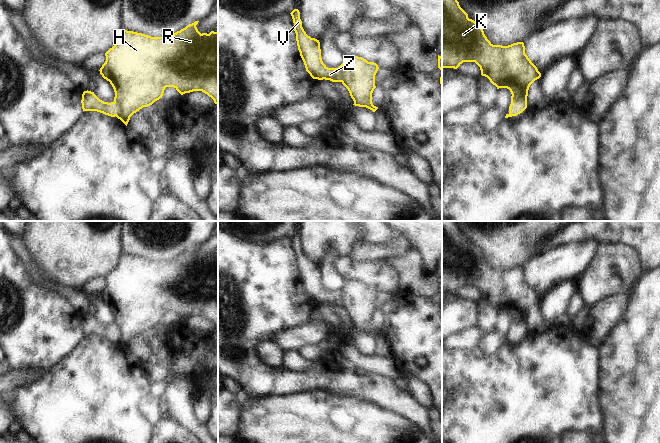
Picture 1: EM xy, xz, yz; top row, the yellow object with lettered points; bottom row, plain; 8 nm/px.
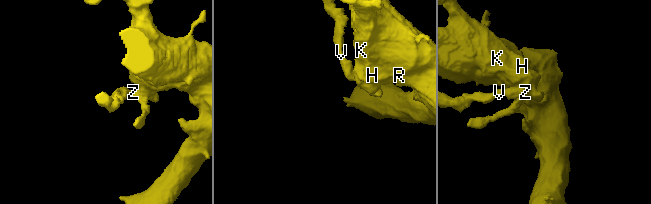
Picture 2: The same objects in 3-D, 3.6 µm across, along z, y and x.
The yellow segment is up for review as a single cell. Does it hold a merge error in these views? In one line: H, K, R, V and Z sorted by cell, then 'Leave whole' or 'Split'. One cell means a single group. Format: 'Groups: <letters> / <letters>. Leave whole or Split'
Groups: H K R / V Z. Split

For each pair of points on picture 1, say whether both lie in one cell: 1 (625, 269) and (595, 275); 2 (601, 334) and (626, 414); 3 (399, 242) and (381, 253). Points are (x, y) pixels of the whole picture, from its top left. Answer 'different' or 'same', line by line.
1: same
2: different
3: same

